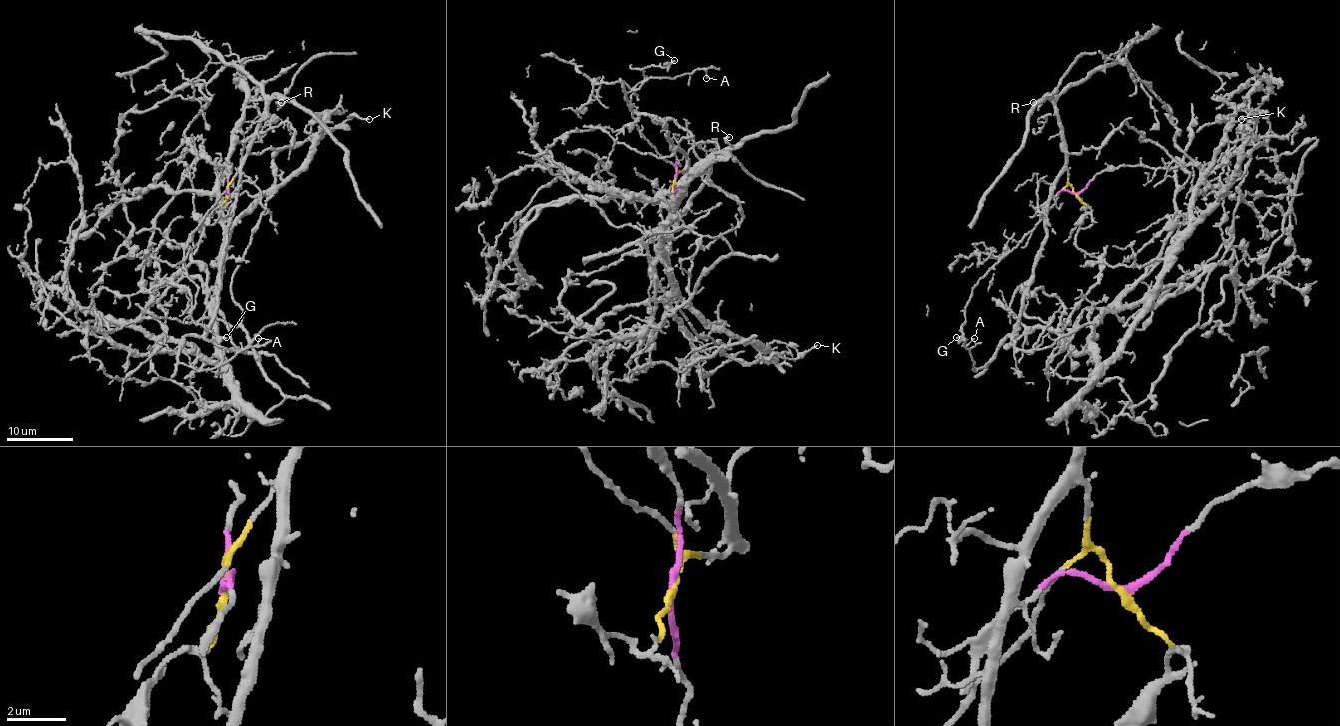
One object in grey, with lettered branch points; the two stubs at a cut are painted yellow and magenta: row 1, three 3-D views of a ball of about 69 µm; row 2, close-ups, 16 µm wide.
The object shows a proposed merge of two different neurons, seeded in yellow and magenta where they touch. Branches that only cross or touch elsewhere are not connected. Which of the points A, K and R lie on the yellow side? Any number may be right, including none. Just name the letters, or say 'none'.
A, R

